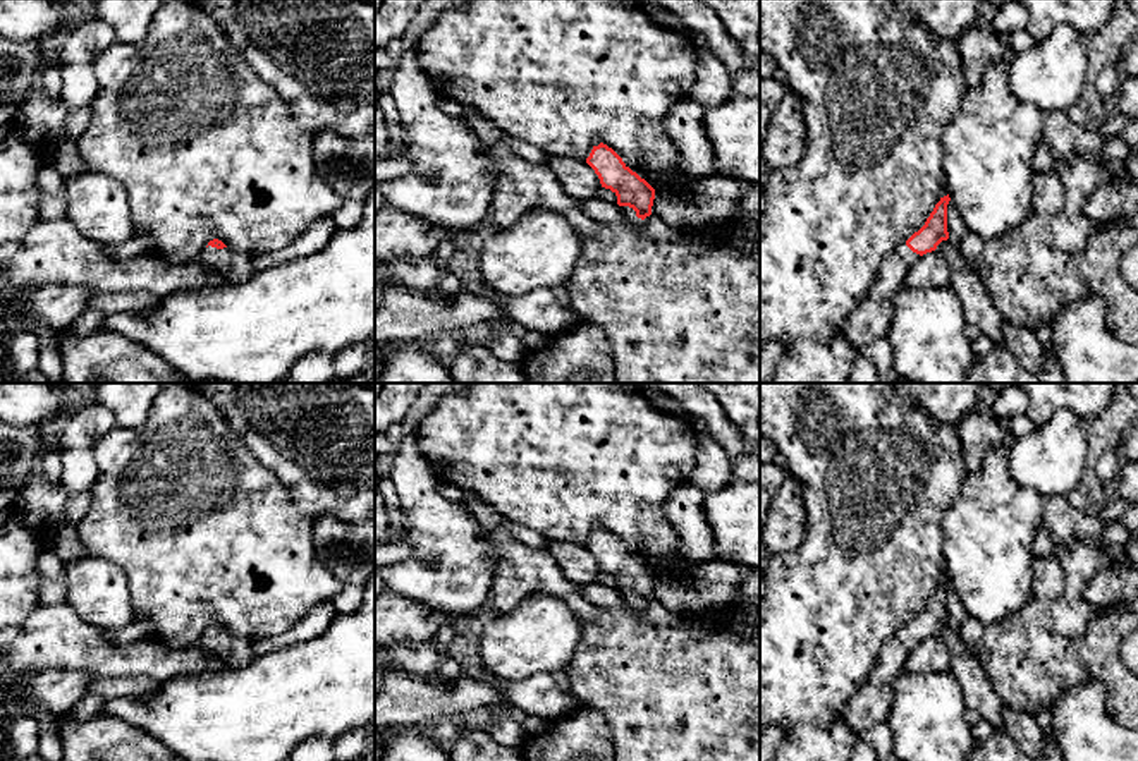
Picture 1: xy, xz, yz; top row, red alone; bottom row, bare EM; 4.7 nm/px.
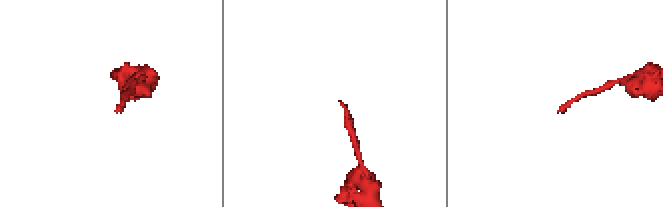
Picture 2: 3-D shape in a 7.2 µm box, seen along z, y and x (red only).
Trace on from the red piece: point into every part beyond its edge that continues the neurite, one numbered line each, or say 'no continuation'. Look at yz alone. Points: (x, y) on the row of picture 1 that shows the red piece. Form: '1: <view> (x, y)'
1: yz (870, 322)

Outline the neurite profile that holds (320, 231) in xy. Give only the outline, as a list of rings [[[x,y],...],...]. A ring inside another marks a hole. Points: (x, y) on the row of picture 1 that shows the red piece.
[[[332,216],[315,220],[296,240],[278,251],[251,256],[254,271],[265,271],[318,253],[335,232]]]

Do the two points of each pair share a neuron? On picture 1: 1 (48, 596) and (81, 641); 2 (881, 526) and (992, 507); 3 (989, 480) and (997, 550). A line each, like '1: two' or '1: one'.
1: two
2: two
3: one

